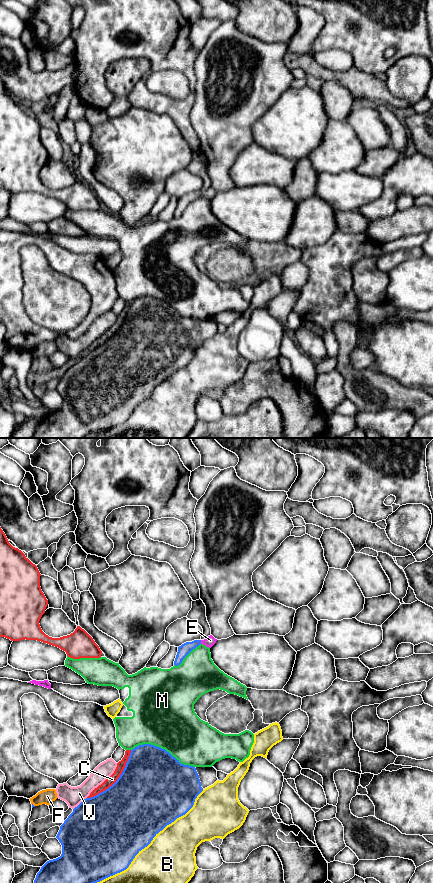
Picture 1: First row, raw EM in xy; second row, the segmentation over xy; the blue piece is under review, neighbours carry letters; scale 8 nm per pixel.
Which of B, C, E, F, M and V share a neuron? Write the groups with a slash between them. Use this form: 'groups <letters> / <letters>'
groups B / C / E / F / M / V

